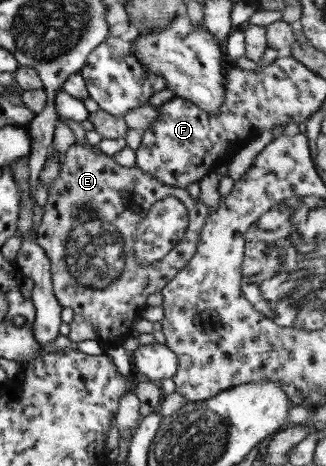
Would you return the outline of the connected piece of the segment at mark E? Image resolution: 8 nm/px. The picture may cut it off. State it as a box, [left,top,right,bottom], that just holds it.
[35,143,209,349]

